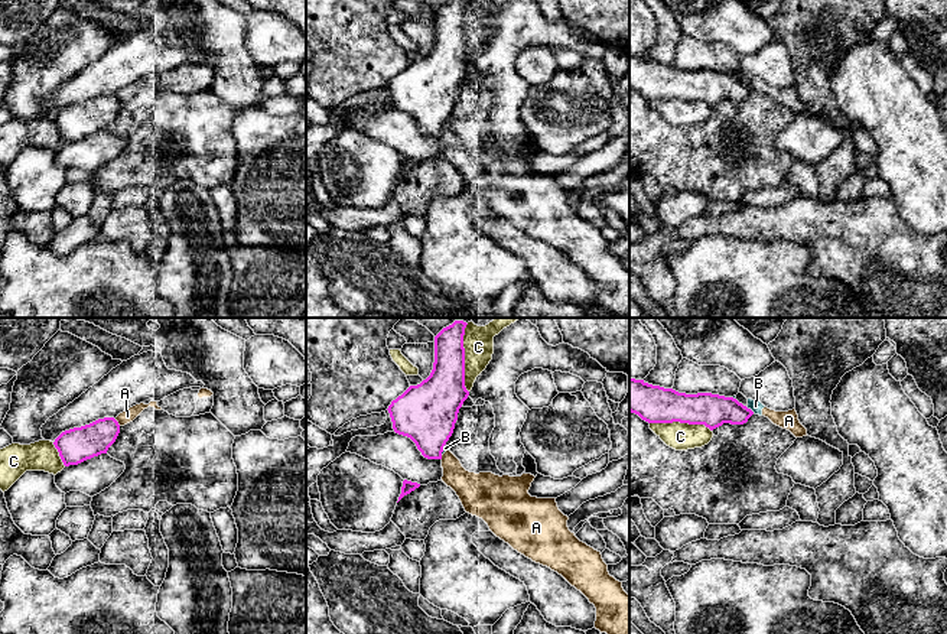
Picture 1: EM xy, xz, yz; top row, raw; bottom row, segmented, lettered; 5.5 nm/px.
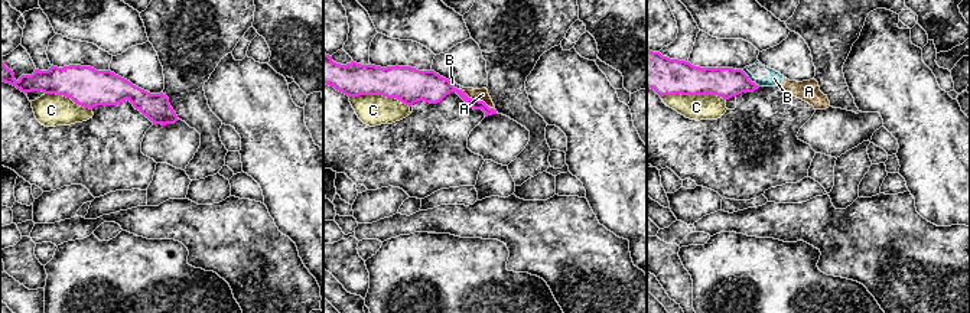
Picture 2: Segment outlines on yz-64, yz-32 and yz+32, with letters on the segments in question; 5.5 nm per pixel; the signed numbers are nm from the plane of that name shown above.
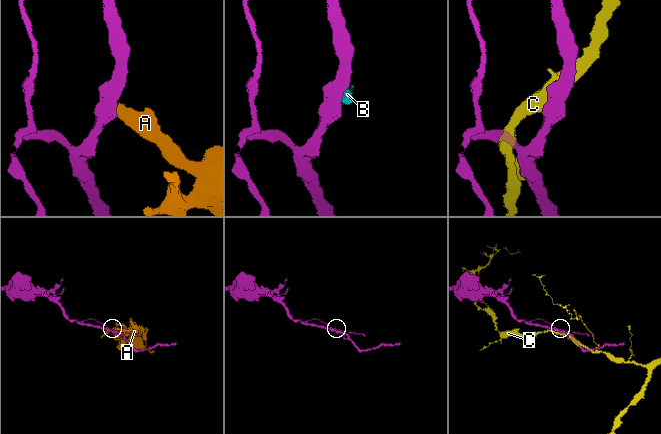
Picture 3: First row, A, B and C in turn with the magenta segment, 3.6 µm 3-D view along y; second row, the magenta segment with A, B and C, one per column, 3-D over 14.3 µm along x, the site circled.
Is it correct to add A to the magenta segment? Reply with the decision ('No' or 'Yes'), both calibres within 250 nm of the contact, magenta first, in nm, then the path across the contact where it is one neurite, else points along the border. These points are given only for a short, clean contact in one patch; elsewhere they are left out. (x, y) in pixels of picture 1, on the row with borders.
No. Thickness 190 nm (magenta) against 70 nm. Boundary: xy (114, 419), (120, 425)

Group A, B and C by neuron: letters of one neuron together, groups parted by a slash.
A B / C

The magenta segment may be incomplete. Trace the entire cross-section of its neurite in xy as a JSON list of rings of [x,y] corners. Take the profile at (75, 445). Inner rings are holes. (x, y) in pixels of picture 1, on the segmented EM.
[[[114,417],[98,419],[90,425],[62,432],[53,442],[65,466],[107,453],[120,433]]]

